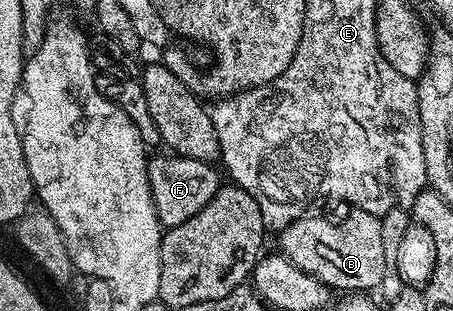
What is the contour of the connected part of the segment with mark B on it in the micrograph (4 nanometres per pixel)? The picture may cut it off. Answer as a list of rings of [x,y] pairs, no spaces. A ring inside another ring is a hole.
[[[361,211],[351,212],[351,217],[346,217],[343,221],[329,221],[326,217],[309,217],[303,215],[296,221],[282,226],[277,234],[278,245],[281,256],[287,257],[296,268],[312,275],[321,285],[334,289],[346,289],[342,291],[374,291],[381,286],[388,274],[386,268],[386,245],[388,238],[382,232],[382,223],[379,218],[372,213]]]

